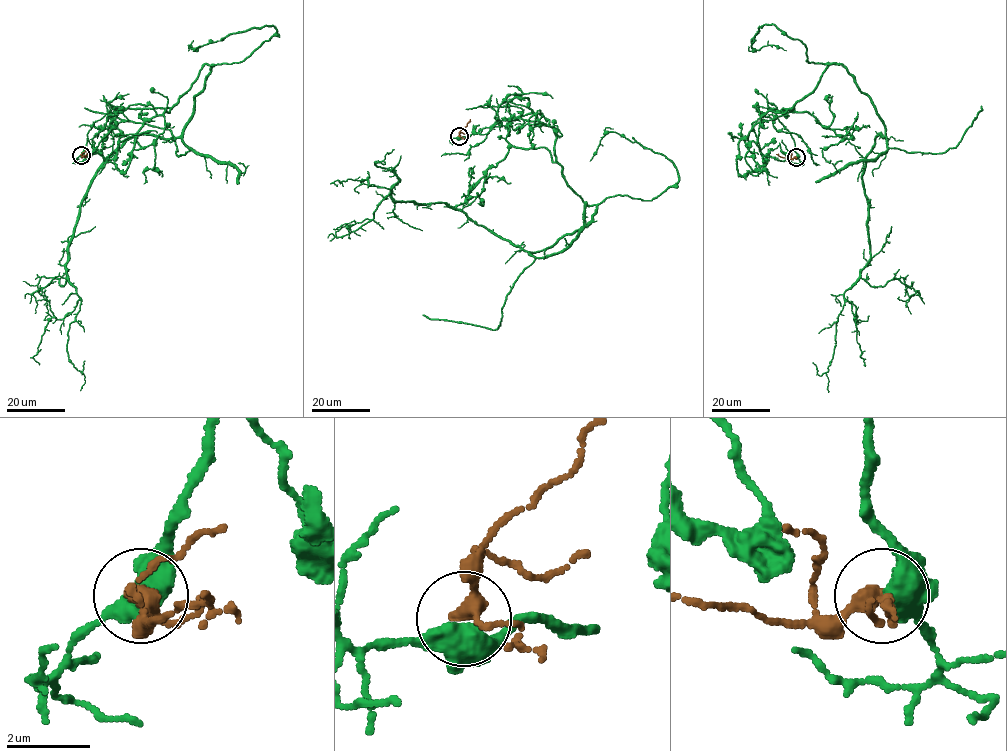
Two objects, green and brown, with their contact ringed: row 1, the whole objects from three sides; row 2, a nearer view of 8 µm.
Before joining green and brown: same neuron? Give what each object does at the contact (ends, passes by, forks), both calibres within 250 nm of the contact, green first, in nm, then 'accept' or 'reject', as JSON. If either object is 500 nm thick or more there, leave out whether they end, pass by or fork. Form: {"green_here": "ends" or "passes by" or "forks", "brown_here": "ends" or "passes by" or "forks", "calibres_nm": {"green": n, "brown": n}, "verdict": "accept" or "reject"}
{"calibres_nm": {"green": 550, "brown": 300}, "verdict": "reject"}

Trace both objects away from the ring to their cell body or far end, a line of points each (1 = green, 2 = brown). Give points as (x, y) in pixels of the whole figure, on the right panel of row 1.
1: (796, 157), (775, 110), (848, 131), (865, 157), (879, 134), (888, 147), (942, 153), (981, 106)
2: (796, 157), (783, 157), (776, 154)

